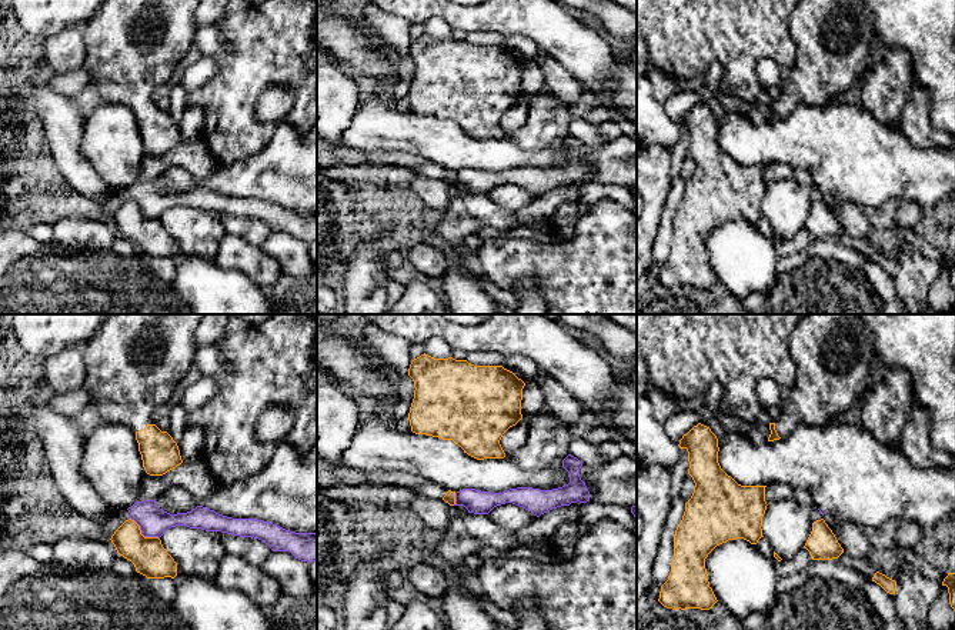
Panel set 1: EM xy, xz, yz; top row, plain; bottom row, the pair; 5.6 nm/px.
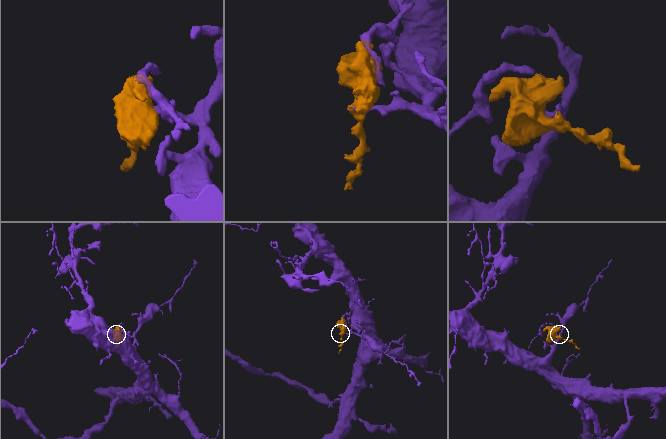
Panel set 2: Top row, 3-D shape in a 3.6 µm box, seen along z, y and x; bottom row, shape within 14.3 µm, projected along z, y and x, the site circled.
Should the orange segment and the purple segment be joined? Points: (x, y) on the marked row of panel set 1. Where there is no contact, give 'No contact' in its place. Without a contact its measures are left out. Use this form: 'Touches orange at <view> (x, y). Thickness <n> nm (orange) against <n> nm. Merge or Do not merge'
Touches orange at xy (142, 534). Thickness 200 nm (orange) against 170 nm. Do not merge

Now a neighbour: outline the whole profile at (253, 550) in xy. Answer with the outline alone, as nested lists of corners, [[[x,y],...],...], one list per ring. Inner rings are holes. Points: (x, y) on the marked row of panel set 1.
[[[221,534],[221,544],[226,553],[247,560],[251,566],[261,567],[273,550],[258,539]]]

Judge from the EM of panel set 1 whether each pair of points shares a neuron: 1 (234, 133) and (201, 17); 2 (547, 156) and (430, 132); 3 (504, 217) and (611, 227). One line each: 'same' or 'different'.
1: different
2: same
3: different

